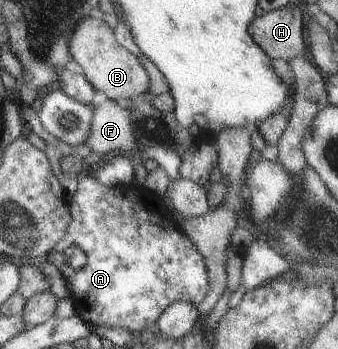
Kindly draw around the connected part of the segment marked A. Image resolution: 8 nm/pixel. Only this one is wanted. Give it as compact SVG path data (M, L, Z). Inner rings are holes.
M84 174L77 182L75 193L69 198L71 221L65 235L53 245L53 249L45 256L47 263L52 263L59 271L69 287L75 315L88 326L105 325L105 327L121 327L127 333L141 333L141 329L149 327L163 309L175 302L187 302L197 305L205 299L208 290L206 269L193 247L193 243L180 230L164 200L149 191L142 184L133 182L107 187L101 185L92 174ZM76 246L85 255L85 264L79 269L71 269L65 262L63 251L67 247Z

